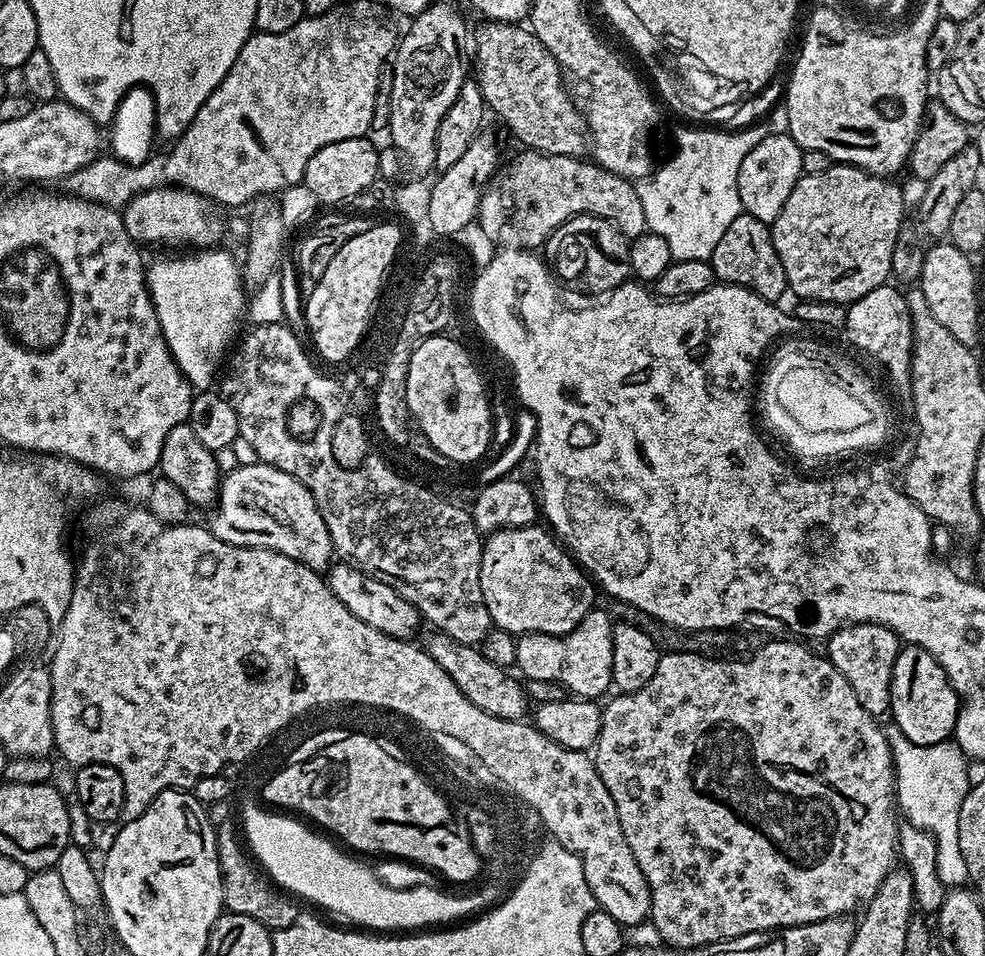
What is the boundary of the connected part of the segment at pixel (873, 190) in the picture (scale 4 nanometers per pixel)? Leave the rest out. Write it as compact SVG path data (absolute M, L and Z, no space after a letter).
M833 163L832 167L822 170L822 174L804 174L800 177L794 190L791 190L786 204L782 206L781 213L775 221L770 224L772 230L772 241L774 250L782 262L782 270L786 270L786 282L788 292L791 295L800 297L804 302L819 302L821 304L839 304L847 306L853 304L858 298L870 294L870 290L881 288L882 285L891 277L891 255L894 251L895 239L898 238L900 225L905 223L904 216L904 192L896 185L897 181L892 178L875 176L872 172L867 172L865 168L856 168L853 164Z

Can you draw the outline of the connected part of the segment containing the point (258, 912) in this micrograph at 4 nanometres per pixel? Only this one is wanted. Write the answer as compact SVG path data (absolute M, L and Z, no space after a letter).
M226 823L216 828L216 849L218 850L218 866L222 874L225 909L246 914L246 918L254 918L262 922L262 926L266 926L269 930L279 930L290 926L298 919L298 911L296 912L295 906L290 902L292 900L279 887L269 883L260 872L261 877L256 873L257 865L250 859L241 837L239 835L236 837L232 833L232 827L231 823Z

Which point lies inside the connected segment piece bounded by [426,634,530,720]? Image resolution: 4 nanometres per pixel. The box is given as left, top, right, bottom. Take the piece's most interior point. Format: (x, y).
(491, 688)

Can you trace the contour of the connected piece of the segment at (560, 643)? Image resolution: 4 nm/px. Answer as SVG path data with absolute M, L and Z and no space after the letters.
M596 606L564 636L526 634L517 639L515 667L521 668L527 679L546 679L563 685L573 697L600 698L604 691L612 688L613 627L614 620Z

